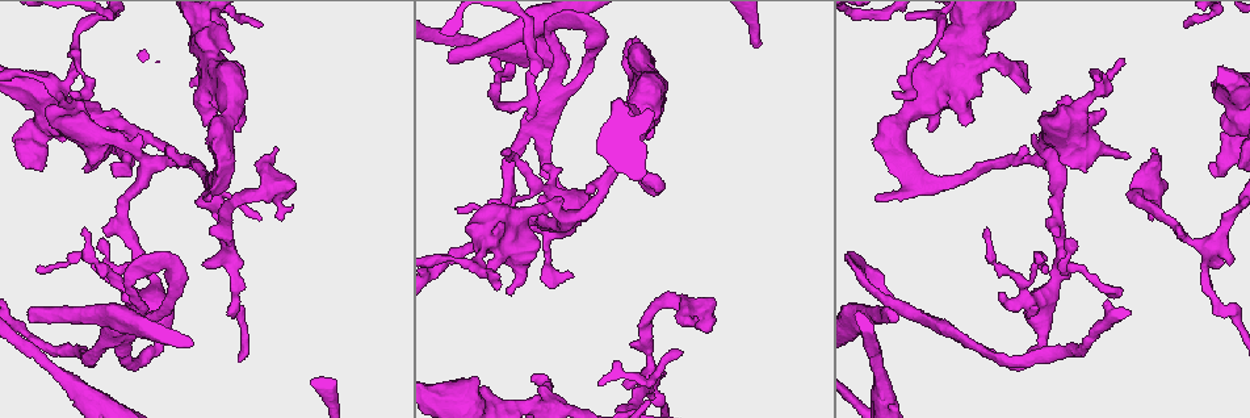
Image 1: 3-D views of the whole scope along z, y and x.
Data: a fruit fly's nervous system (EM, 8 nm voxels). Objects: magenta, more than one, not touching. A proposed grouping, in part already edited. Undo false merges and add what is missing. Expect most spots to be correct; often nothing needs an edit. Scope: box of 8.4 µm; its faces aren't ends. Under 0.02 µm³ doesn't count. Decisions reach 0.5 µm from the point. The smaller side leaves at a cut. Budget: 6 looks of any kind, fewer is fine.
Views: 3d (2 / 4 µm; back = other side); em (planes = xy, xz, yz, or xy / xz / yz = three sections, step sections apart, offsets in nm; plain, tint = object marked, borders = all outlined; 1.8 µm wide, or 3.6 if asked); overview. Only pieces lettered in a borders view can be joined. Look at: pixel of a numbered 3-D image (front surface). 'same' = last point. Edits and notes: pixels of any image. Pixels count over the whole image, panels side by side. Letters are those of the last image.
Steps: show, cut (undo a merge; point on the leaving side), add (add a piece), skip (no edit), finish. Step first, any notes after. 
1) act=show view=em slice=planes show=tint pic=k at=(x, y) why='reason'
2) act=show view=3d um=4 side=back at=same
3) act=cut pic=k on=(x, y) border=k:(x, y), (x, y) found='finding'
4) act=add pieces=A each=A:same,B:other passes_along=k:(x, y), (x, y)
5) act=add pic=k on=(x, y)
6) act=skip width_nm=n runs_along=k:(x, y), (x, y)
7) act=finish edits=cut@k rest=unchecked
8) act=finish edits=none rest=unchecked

act=show view=em um=3.6 slice=planes show=tint pic=1 at=(539, 145) why='three-way junction'

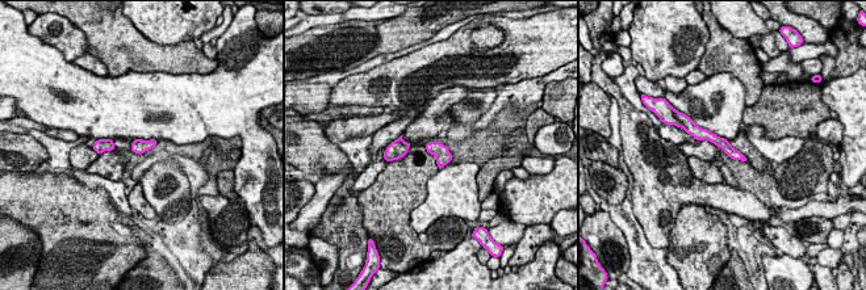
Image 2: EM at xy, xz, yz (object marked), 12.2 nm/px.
act=show view=em um=3.6 slice=planes show=borders at=same why='what lies round it'

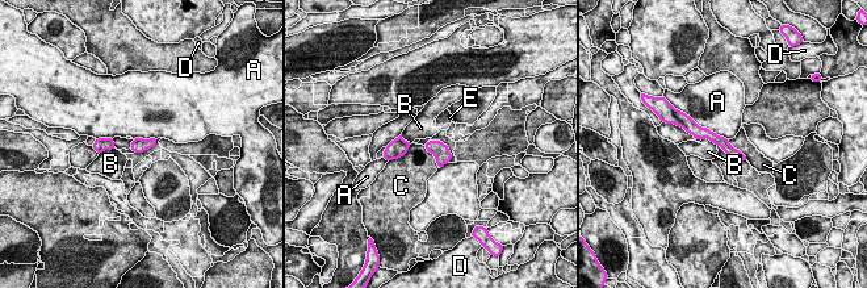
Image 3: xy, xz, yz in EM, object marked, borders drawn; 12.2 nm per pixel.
act=skip each=A:other,B:other,C:other,D:other,E:other border=3:(411, 144), (402, 155), (388, 161) found='continuous, no second neuron'

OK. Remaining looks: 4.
act=show view=em slice=planes show=borders pic=1 at=(451, 63)

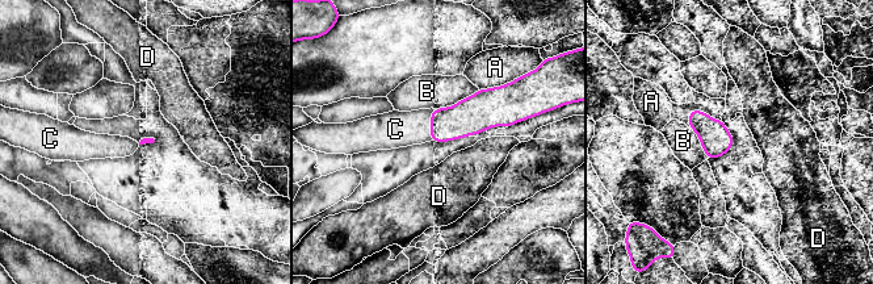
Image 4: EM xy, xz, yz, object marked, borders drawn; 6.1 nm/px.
act=add pieces=C each=A:other,B:other,C:same,D:other found='it goes on there'

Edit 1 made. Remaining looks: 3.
act=show view=overview

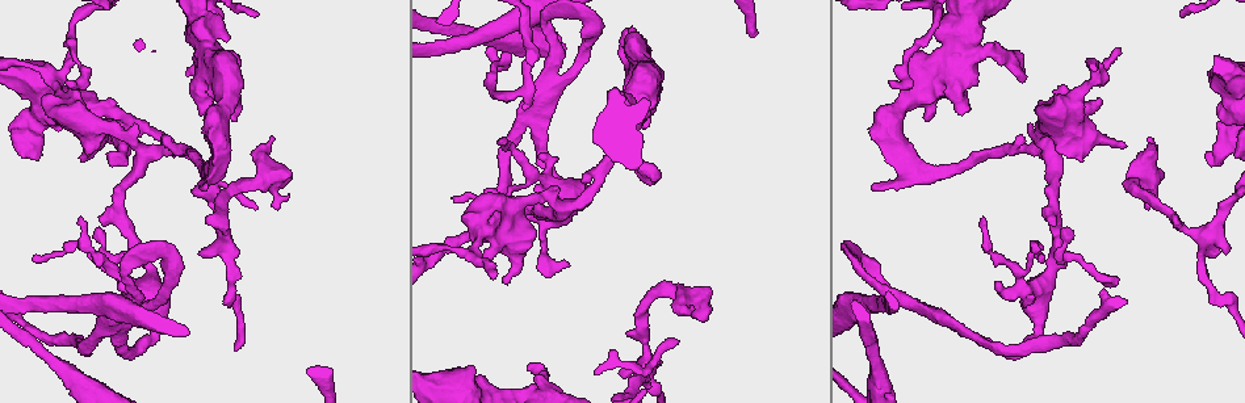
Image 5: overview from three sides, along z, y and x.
act=show view=em slice=yz step=16 show=tint pic=5 at=(66, 82)

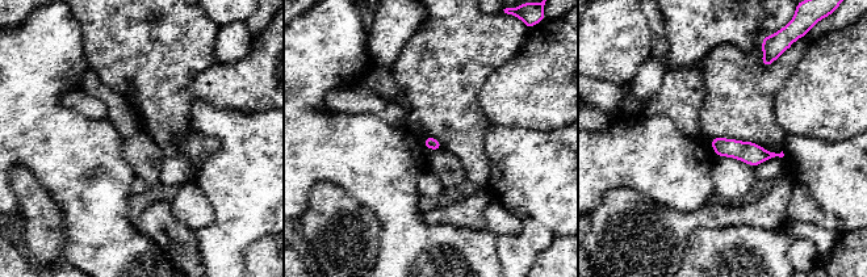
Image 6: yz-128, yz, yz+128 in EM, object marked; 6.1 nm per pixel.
act=show view=em slice=planes show=borders at=same why='cut it another way'

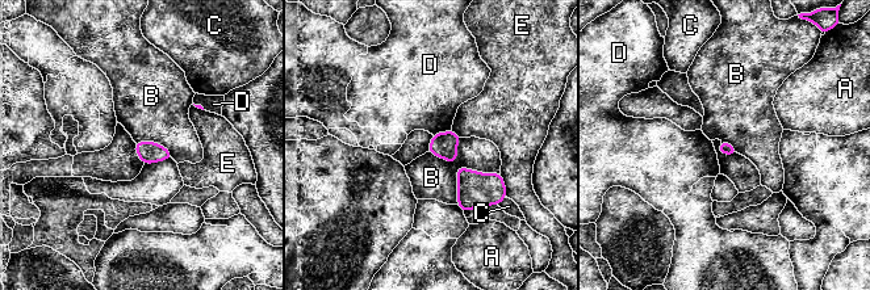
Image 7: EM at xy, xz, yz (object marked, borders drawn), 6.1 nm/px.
act=skip longest_contact=B:340nm each=A:other,B:other,C:other,D:other,E:other border=7:(500, 172), (459, 167), (456, 204) found='none of them fits'

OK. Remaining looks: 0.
act=finish edits=add@4 rest=unchecked

